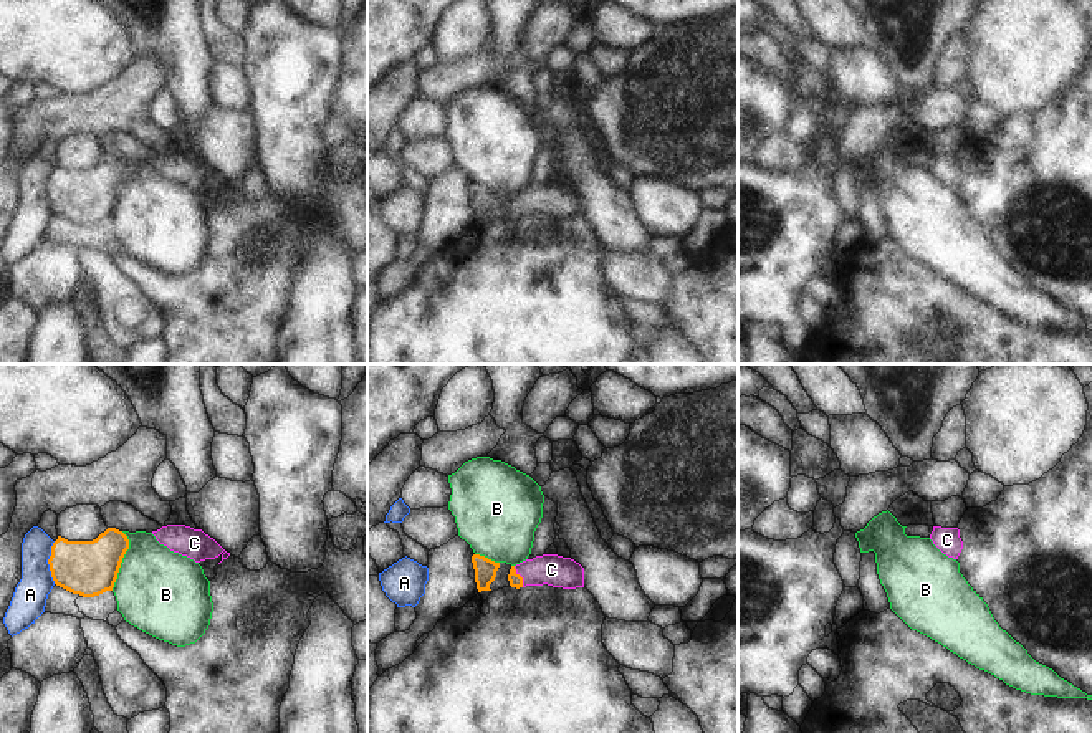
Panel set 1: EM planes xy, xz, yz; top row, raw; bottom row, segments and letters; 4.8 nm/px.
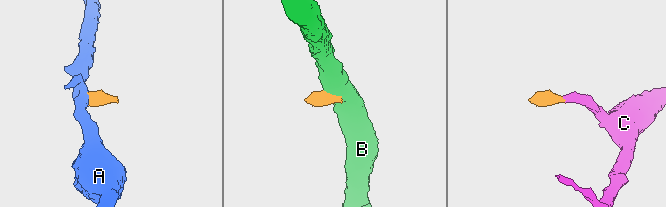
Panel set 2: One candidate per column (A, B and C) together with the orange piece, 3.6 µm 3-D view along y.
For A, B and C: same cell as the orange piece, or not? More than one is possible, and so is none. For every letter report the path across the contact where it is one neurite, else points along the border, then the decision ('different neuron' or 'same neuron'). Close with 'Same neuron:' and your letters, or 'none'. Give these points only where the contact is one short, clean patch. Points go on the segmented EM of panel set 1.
A: border along xy (55, 541), (48, 560), (53, 583); different neuron
B: border along xy (123, 531), (128, 540), (128, 550), (111, 589); different neuron
C: runs through xz (515, 579), (520, 576), (551, 570); same neuron
Same neuron: C

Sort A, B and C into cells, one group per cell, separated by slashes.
A / B / C

